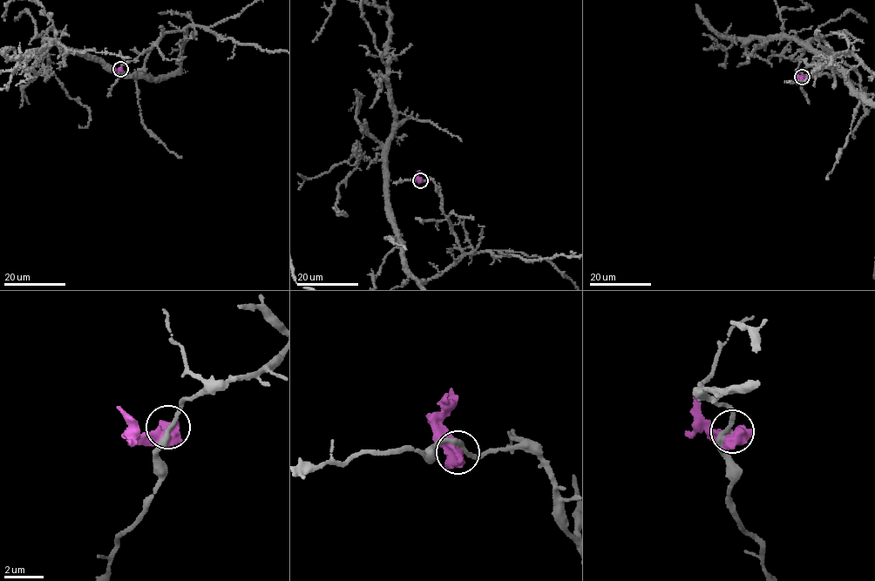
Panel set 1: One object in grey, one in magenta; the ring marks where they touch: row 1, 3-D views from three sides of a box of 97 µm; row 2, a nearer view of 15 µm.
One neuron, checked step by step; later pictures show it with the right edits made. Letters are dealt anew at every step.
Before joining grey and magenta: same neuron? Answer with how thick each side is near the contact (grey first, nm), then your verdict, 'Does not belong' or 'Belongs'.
Thickness 240 nm (grey) against 900 nm. Does not belong

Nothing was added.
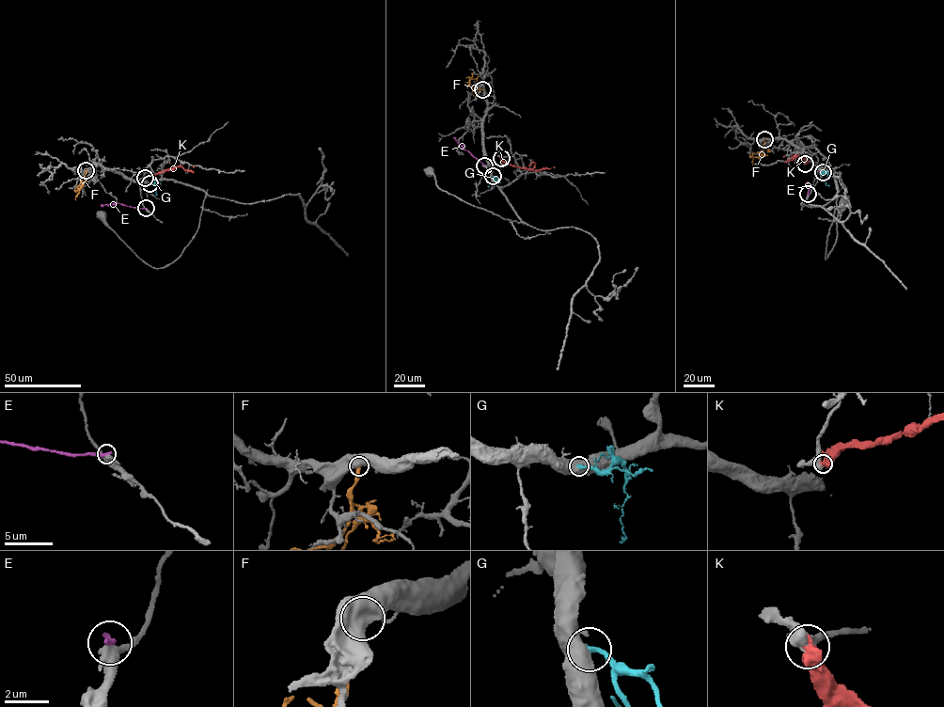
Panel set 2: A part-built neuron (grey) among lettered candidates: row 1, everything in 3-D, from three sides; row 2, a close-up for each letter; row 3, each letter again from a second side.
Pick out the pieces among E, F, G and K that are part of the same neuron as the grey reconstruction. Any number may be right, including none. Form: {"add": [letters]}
{"add": []}

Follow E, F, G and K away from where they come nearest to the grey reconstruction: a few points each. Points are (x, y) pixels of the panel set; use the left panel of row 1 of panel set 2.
E: (146, 209), (118, 203), (101, 205)
F: (86, 170), (76, 200)
G: (149, 183), (156, 183), (156, 196)
K: (145, 178), (177, 167), (194, 172), (194, 165)

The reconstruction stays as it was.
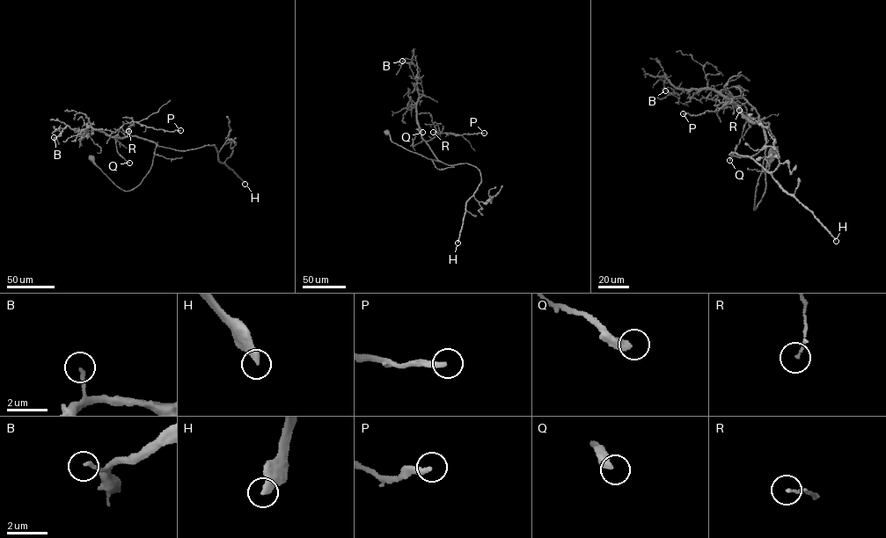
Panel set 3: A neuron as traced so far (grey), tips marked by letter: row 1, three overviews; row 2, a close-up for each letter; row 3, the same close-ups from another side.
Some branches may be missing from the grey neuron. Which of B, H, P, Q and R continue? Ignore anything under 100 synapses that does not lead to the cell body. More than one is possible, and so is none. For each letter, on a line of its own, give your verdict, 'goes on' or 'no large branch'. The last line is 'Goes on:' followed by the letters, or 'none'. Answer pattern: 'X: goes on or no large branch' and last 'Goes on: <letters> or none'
B: no large branch
H: goes on
P: no large branch
Q: no large branch
R: no large branch
Goes on: H

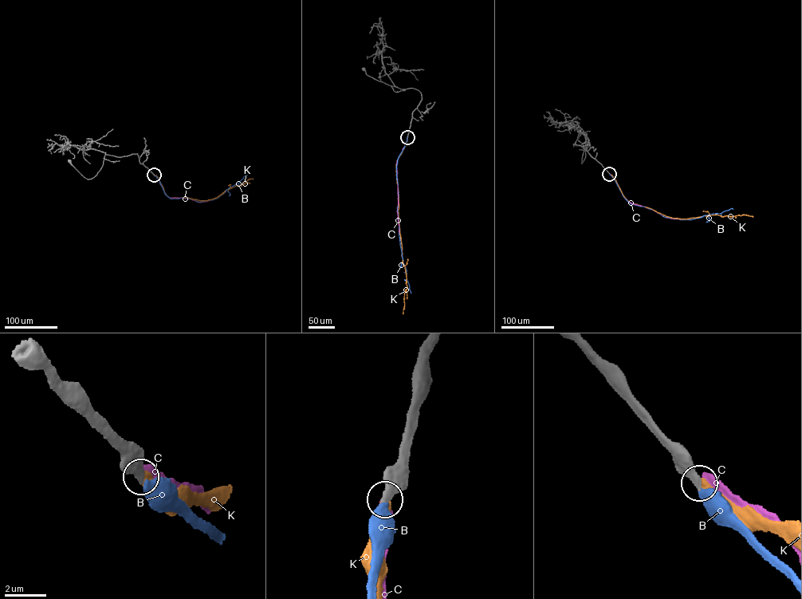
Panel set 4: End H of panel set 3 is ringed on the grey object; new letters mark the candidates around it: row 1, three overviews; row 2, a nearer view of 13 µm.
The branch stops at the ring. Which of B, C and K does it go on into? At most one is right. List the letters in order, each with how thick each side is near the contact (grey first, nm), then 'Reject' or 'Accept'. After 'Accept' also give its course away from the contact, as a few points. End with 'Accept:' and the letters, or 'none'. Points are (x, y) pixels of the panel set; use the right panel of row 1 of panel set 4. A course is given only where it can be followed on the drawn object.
B: Thickness 380 nm (grey) against 480 nm. Reject
C: Thickness 440 nm (grey) against 400 nm. Reject
K: Thickness 420 nm (grey) against 420 nm. Accept. Its course: (609, 174), (630, 202), (668, 217), (686, 218), (716, 214), (753, 217)
Accept: K

